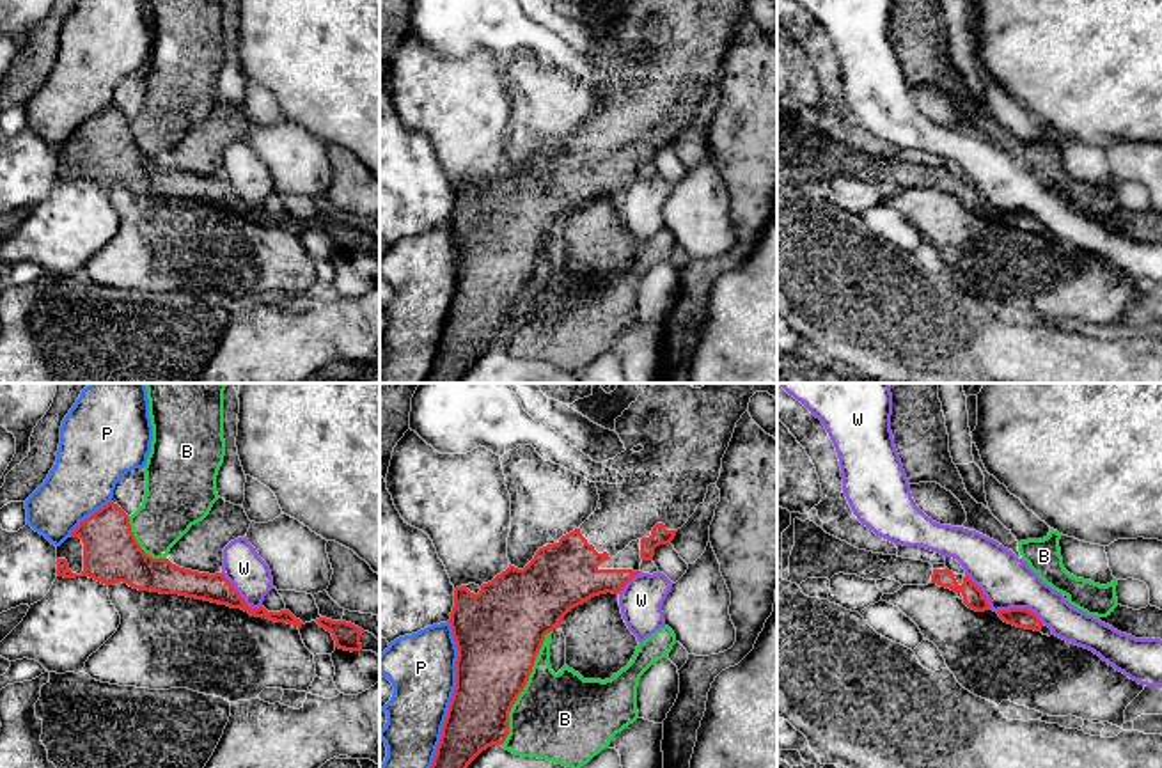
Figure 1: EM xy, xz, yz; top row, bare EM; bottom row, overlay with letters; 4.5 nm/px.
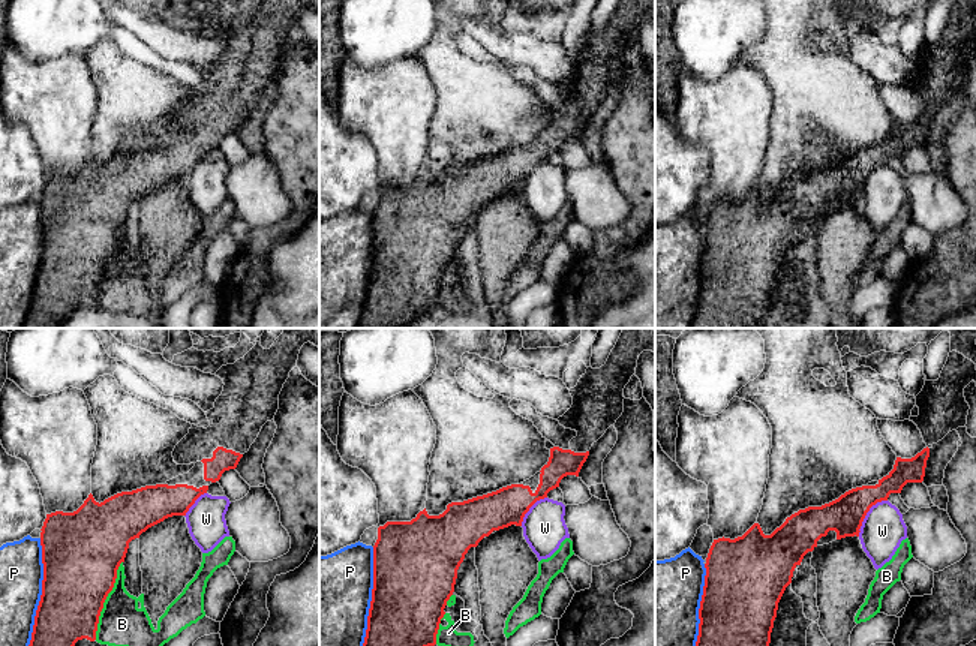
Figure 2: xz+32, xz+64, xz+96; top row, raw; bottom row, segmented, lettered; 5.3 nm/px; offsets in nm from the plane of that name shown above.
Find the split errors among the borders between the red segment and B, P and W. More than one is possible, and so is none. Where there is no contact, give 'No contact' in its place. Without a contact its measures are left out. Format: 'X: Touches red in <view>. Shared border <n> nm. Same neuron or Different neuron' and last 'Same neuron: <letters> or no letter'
B: Touches red in xz. Shared border 550 nm. Different neuron
P: Touches red in xz. Shared border 650 nm. Different neuron
W: Touches red in yz. Shared border 220 nm. Different neuron
Same neuron: no letter

